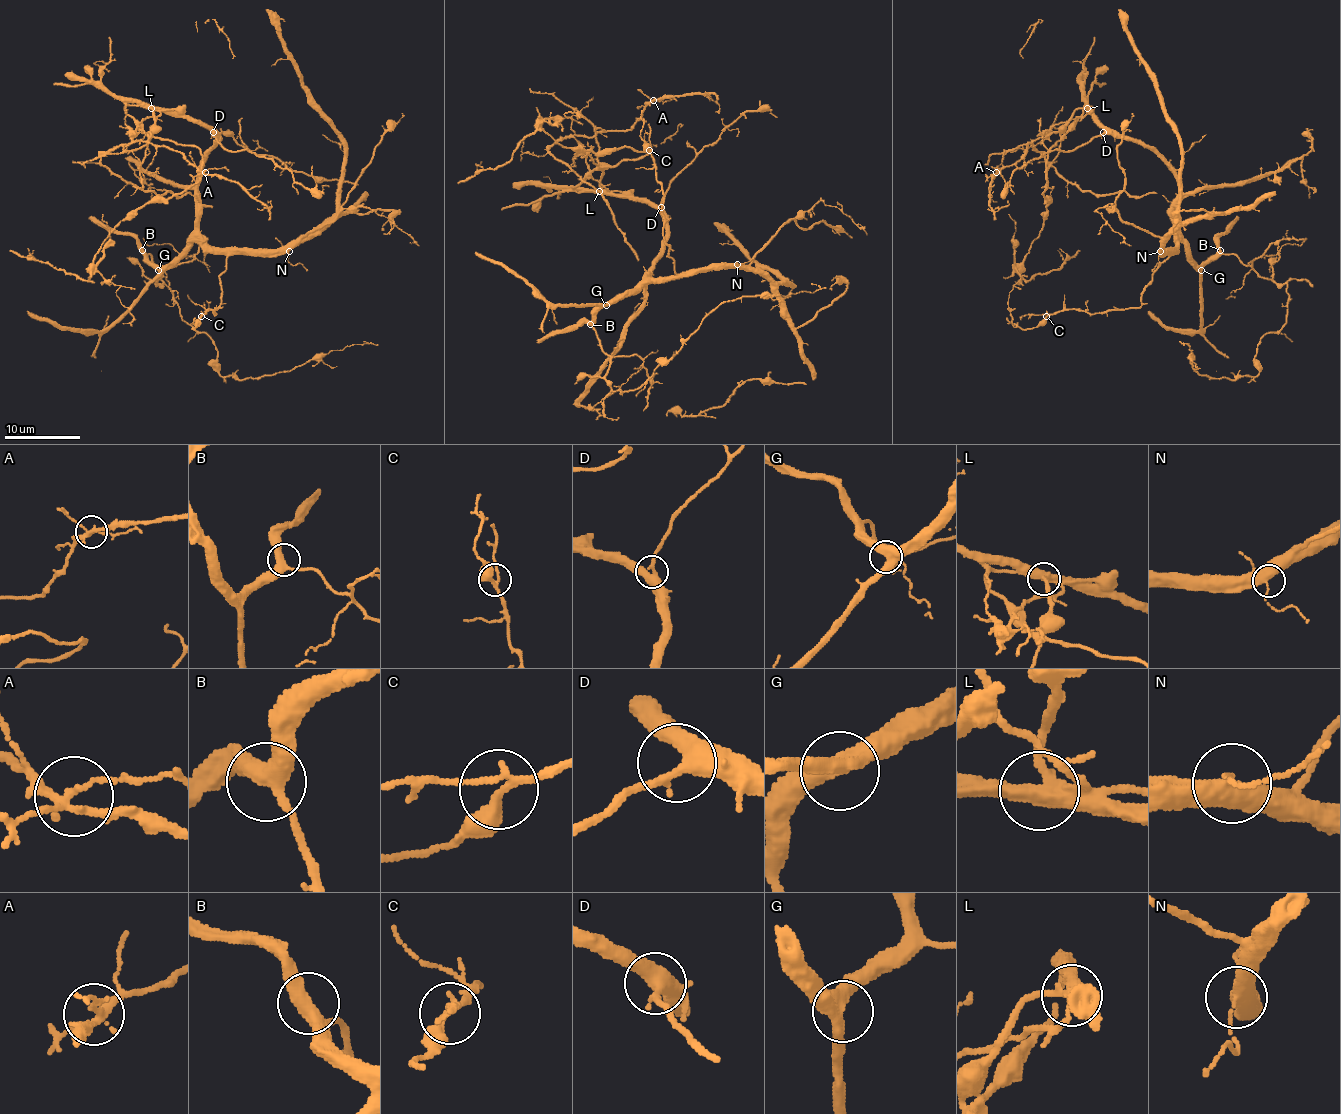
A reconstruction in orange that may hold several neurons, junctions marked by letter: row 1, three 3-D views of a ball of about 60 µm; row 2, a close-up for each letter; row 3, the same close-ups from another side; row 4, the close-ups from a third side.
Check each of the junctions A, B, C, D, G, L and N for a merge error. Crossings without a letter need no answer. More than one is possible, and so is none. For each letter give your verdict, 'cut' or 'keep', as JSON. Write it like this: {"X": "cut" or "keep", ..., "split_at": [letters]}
{"A": "keep", "B": "keep", "C": "keep", "D": "keep", "G": "keep", "L": "cut", "N": "keep", "split_at": ["L"]}

